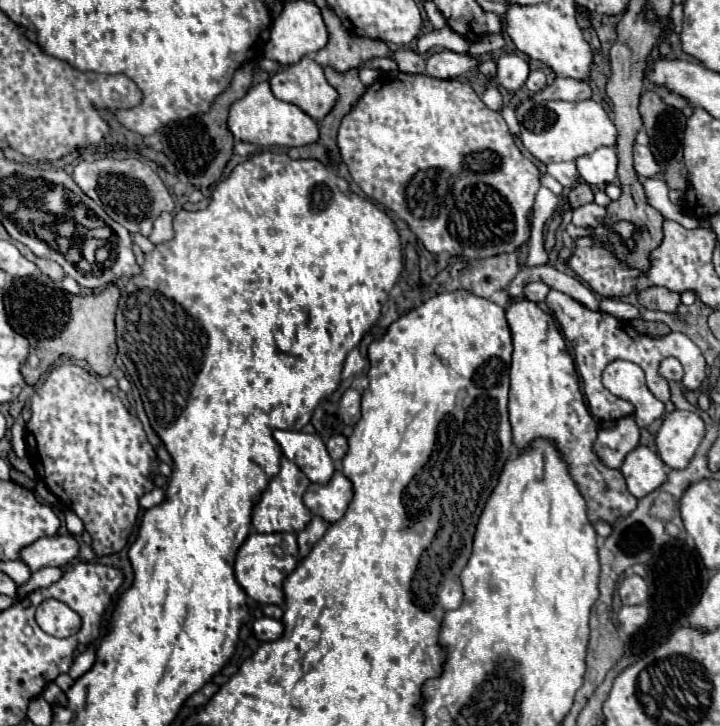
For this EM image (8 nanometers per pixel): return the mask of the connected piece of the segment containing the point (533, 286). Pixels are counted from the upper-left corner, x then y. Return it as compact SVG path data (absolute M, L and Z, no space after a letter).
M530 282L526 288L524 288L524 298L530 300L530 302L542 302L548 294L548 286L542 284L542 282Z

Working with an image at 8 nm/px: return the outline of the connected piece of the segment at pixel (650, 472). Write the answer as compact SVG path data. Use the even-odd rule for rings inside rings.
M646 446L634 448L620 468L634 498L644 498L666 482L664 462Z

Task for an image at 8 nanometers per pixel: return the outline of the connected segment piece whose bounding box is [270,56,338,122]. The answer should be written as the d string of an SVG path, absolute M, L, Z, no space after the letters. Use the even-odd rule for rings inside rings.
M304 56L298 64L278 70L270 78L270 86L276 98L296 104L318 122L332 110L338 96L326 82L322 66L308 56Z

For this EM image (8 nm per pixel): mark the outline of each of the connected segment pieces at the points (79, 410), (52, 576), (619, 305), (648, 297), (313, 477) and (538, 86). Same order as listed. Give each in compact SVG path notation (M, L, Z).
M58 364L52 368L46 380L30 396L28 406L32 418L26 422L26 444L28 456L40 478L50 492L84 522L84 528L92 536L92 550L98 556L120 552L136 524L140 512L138 498L154 488L152 482L158 468L156 452L150 446L140 420L132 416L122 400L108 392L94 374L76 364Z
M42 568L36 574L32 574L32 578L24 586L18 588L18 596L24 596L24 594L34 592L36 588L44 588L48 584L54 584L56 580L60 580L60 576L62 576L60 568Z
M602 298L600 300L600 310L608 312L620 320L632 320L632 318L640 318L640 312L636 306L620 300L620 298Z
M648 286L644 290L638 290L636 294L638 294L640 306L650 308L650 310L662 310L668 314L676 314L678 306L682 304L680 294L672 292L664 286Z
M276 430L274 438L280 444L284 456L294 462L310 482L328 484L334 474L334 462L328 456L320 436L294 430Z
M534 70L530 72L528 76L528 82L526 82L526 88L530 92L542 92L546 88L546 74L542 70Z

